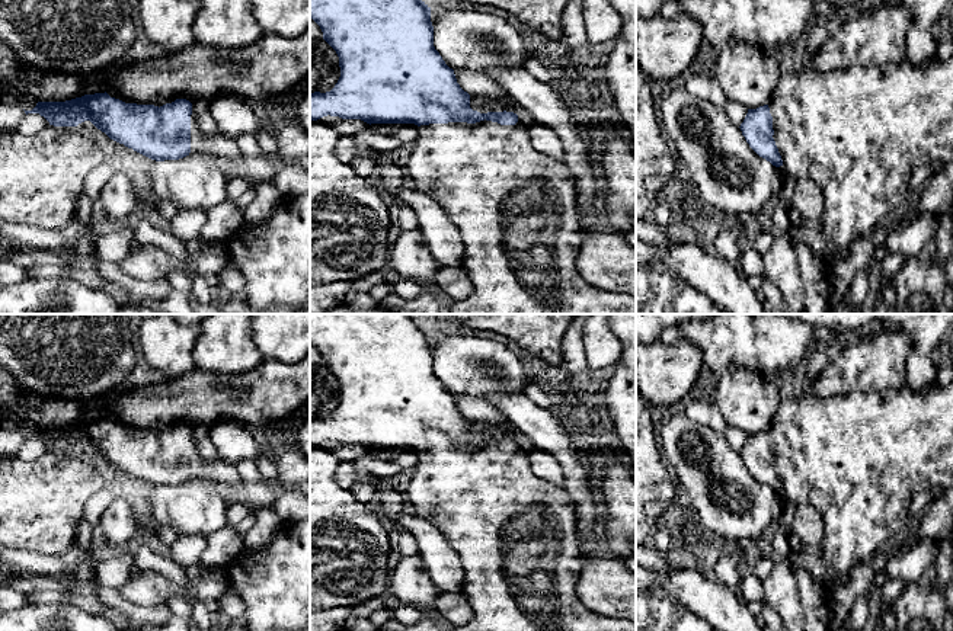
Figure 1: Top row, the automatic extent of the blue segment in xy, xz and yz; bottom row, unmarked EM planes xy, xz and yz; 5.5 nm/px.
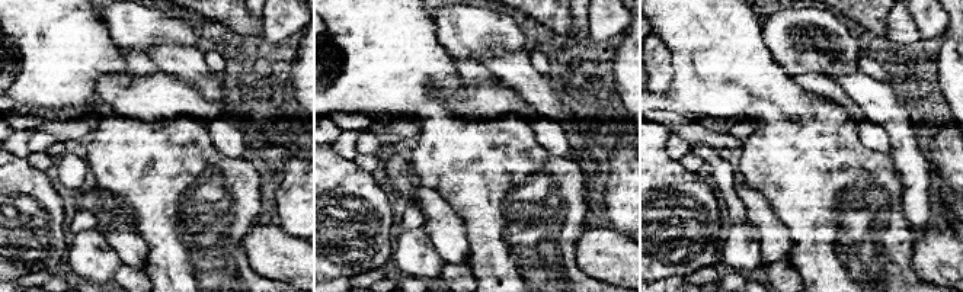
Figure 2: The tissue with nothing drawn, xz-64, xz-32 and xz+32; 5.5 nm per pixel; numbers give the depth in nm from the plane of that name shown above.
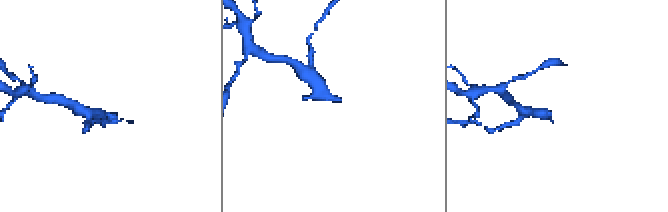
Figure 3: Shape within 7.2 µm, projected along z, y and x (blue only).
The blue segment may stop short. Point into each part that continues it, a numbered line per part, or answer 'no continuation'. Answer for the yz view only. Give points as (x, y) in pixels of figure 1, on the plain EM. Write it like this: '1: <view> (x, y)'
1: yz (859, 458)

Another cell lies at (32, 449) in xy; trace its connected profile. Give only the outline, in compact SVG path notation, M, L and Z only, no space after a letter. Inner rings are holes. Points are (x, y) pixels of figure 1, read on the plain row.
M28 439L20 446L16 457L22 461L35 461L41 458L42 455L45 455L48 451L49 448L39 439Z

